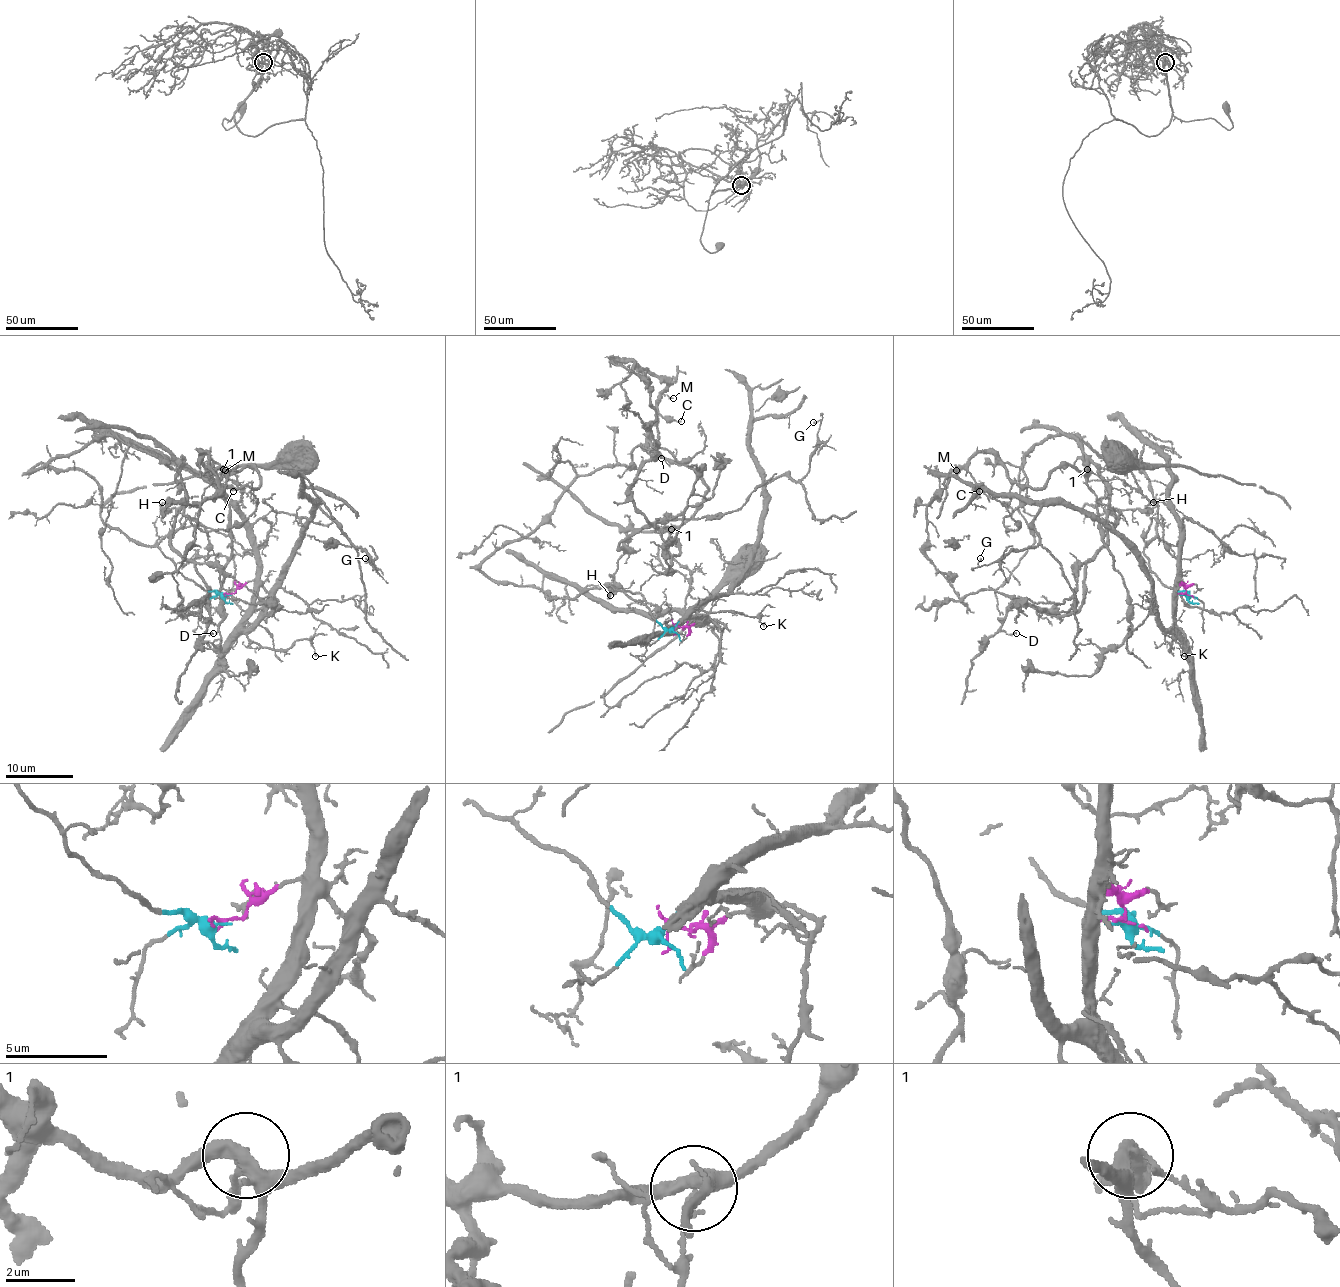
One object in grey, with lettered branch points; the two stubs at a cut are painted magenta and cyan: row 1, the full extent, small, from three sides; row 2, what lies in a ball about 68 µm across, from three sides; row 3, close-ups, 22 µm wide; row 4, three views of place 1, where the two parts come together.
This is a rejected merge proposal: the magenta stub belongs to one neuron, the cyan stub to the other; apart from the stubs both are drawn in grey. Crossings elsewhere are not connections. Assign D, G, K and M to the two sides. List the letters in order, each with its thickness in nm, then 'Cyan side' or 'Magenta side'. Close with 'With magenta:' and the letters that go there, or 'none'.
D: Thickness 140 nm. Cyan side
G: Thickness 130 nm. Magenta side
K: Thickness 130 nm. Magenta side
M: Thickness 170 nm. Cyan side
With magenta: G, K

